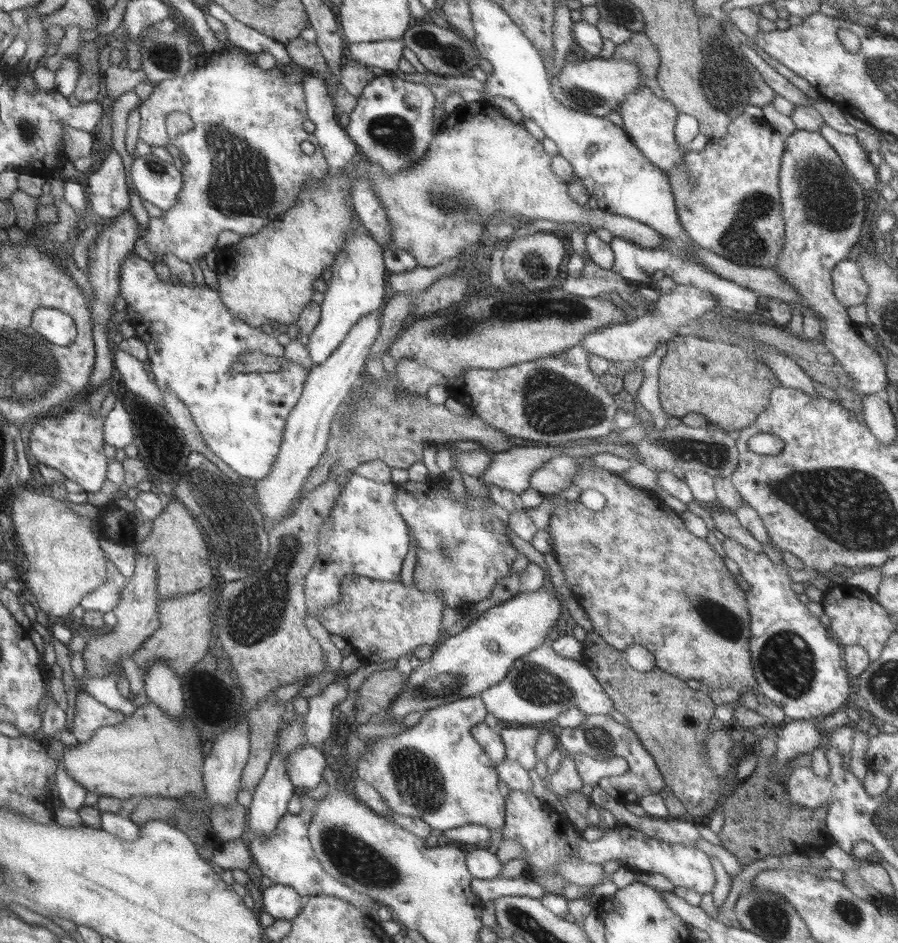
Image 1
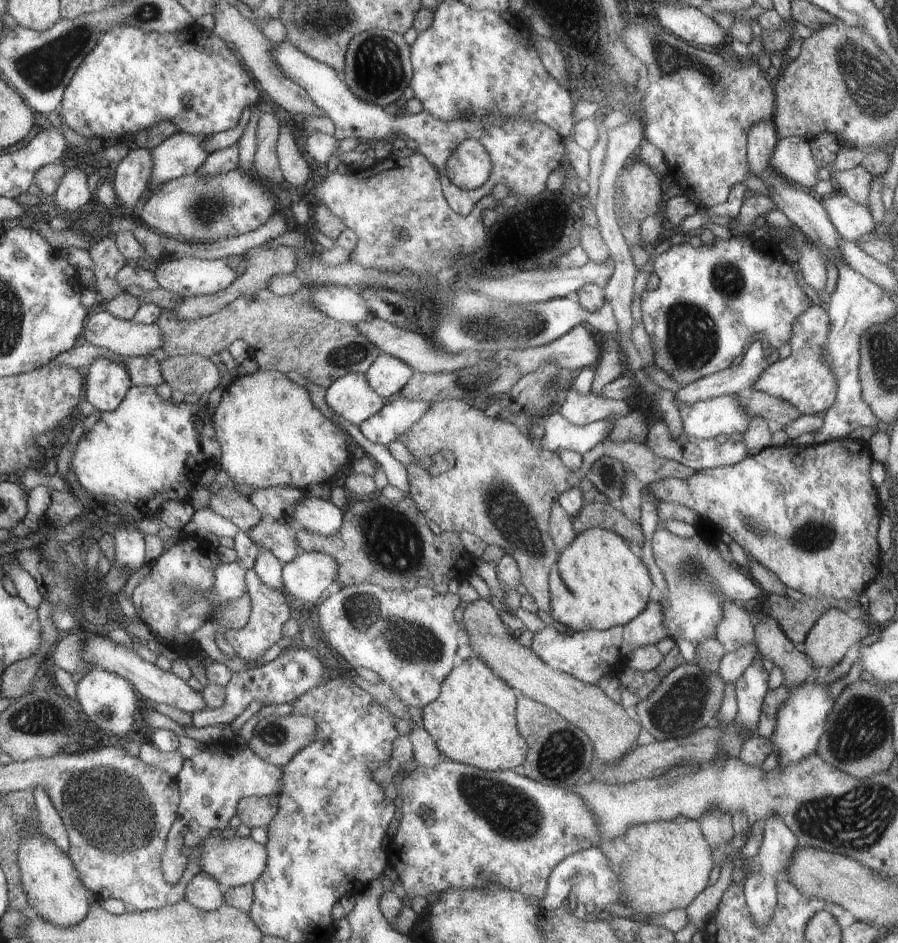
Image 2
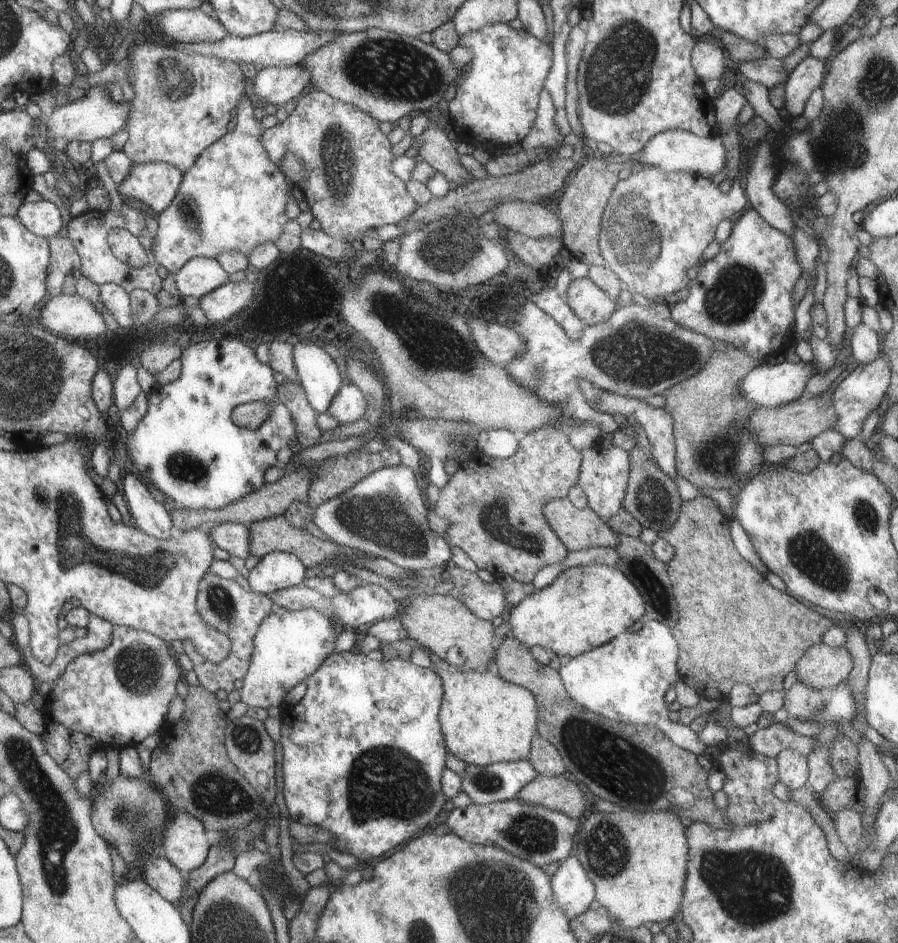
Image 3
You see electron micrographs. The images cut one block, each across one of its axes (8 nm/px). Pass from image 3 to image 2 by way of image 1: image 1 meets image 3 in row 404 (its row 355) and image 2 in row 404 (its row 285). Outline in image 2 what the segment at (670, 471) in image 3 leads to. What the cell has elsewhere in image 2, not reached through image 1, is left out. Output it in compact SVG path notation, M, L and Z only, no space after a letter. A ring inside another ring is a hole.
M755 341L748 347L748 351L741 357L741 361L730 368L705 376L690 384L683 385L676 394L674 402L676 406L694 404L703 400L712 400L724 395L738 394L749 389L762 372L770 366L769 358L764 356L765 343Z

